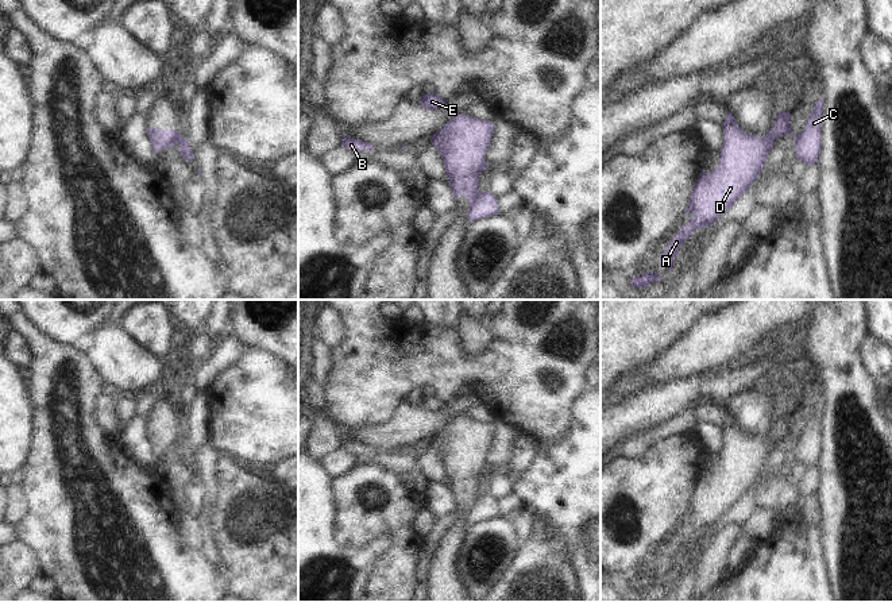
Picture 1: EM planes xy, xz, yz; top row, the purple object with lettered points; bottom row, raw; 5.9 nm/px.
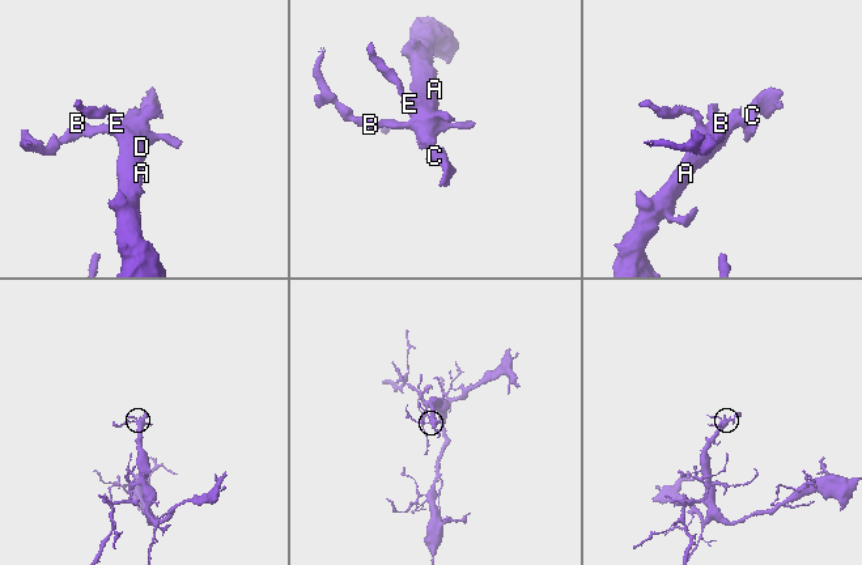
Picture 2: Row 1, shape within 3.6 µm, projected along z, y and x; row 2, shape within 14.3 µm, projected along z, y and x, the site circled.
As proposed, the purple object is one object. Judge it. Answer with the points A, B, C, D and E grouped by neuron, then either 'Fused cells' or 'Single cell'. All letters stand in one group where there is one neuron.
Groups: A B D E / C. Fused cells.

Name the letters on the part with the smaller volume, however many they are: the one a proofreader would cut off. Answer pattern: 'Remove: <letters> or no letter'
Remove: C

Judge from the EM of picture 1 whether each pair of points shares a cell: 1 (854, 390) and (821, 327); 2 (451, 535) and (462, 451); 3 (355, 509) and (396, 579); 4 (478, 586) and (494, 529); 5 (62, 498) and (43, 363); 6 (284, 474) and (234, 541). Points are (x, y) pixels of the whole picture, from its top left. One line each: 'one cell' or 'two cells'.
1: one cell
2: one cell
3: one cell
4: one cell
5: one cell
6: two cells

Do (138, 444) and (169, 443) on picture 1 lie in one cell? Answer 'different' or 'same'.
different

